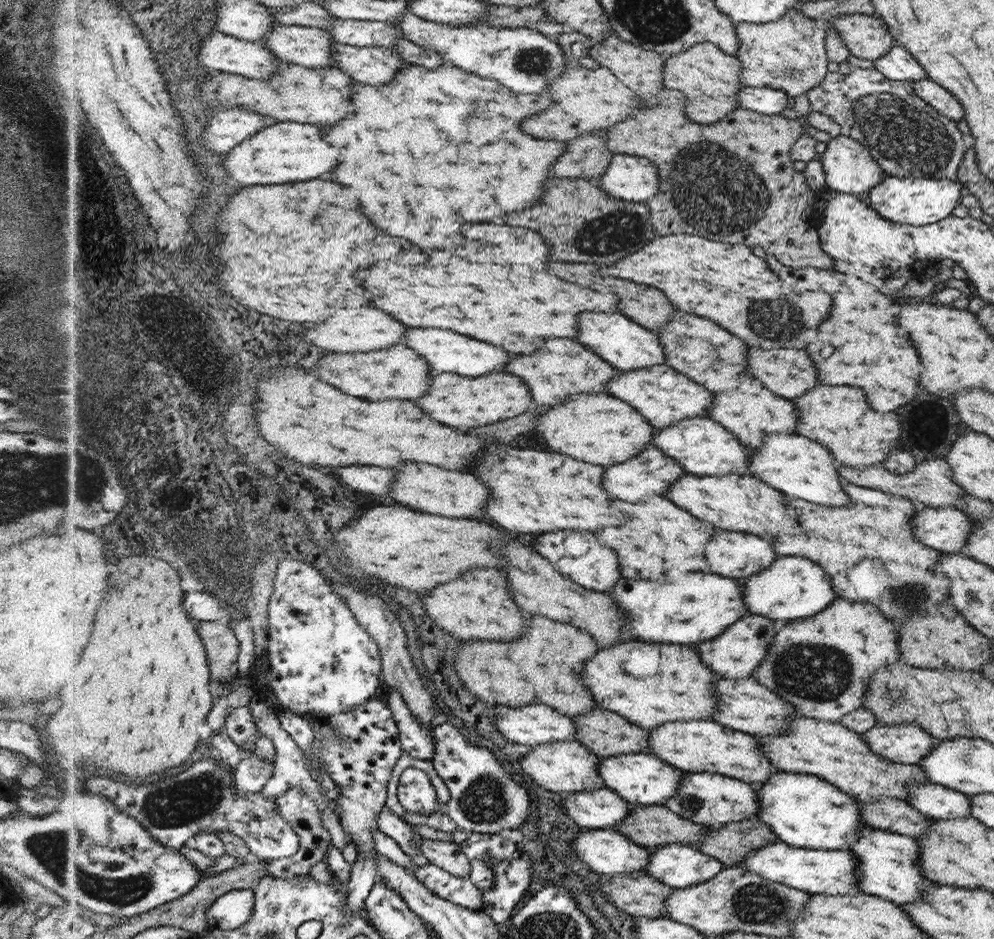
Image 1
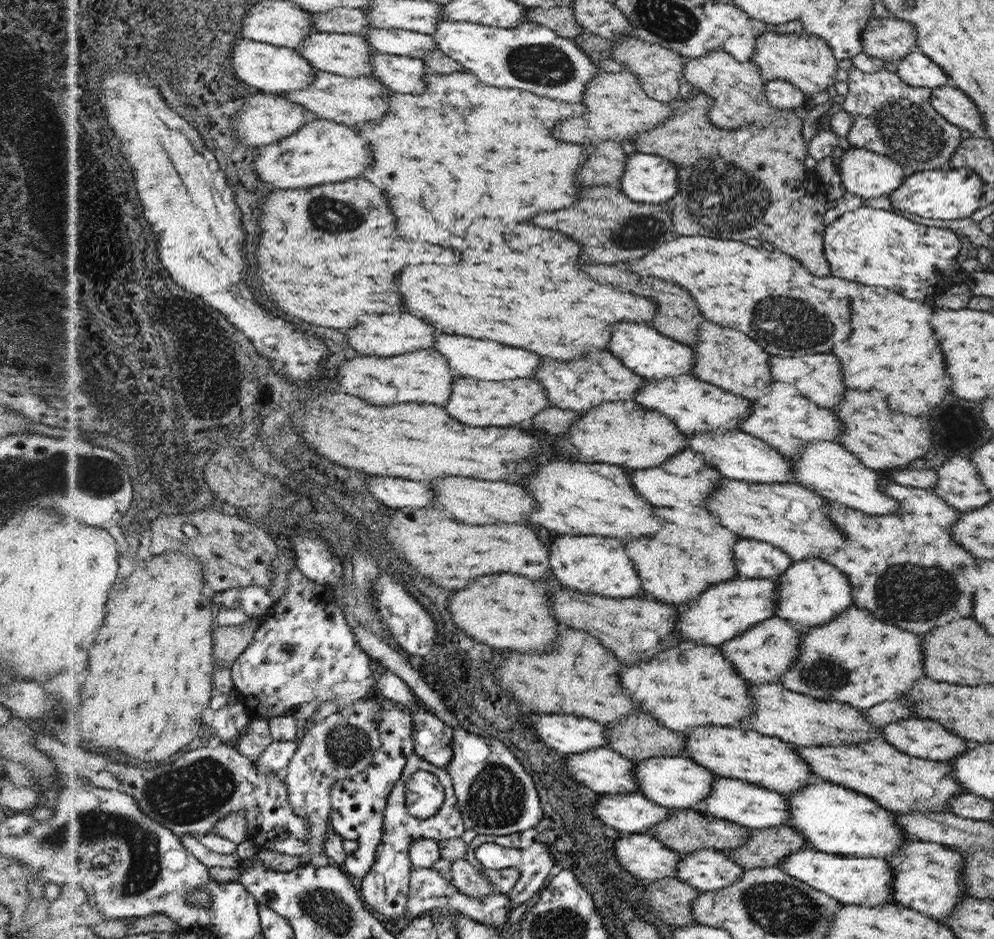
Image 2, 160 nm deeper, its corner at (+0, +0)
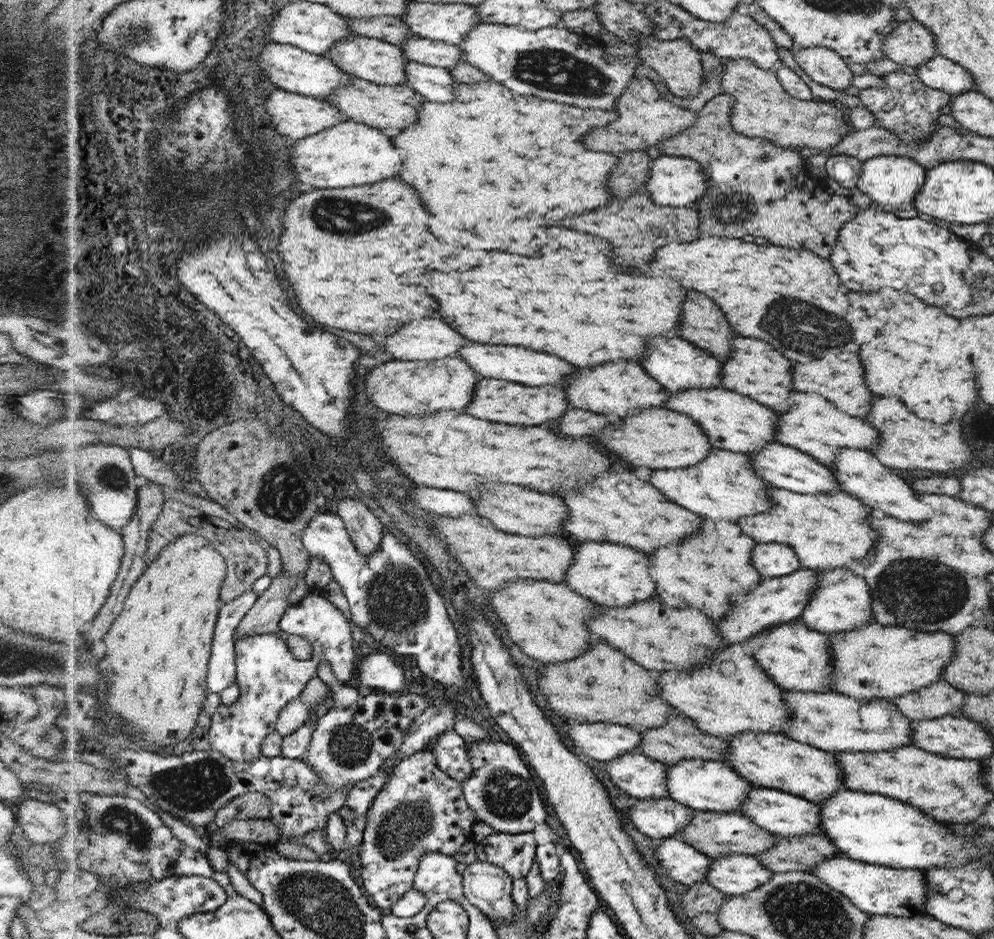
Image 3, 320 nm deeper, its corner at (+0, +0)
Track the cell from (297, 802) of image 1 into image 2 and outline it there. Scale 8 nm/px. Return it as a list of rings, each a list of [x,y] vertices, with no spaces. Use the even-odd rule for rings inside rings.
[[[364,698],[315,723],[301,741],[299,752],[295,754],[290,766],[286,768],[284,774],[290,785],[291,803],[296,812],[310,824],[314,846],[311,852],[304,856],[304,863],[299,867],[310,865],[310,859],[323,852],[323,842],[331,833],[331,788],[339,780],[364,772],[373,762],[375,751],[381,747],[381,734],[375,714],[386,706],[389,705],[386,702],[378,703],[376,698]]]

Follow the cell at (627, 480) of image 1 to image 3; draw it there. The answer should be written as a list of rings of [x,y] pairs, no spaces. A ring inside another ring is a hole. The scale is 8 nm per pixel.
[[[713,448],[711,453],[698,465],[666,470],[656,469],[650,476],[650,482],[662,494],[666,494],[666,498],[672,498],[672,502],[715,521],[726,520],[736,524],[740,518],[762,514],[773,507],[769,499],[771,497],[771,483],[757,474],[751,458],[744,453],[733,453],[729,450]]]

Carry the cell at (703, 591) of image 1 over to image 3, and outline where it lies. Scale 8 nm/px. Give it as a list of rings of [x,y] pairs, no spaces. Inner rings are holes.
[[[801,568],[796,573],[777,578],[764,579],[754,592],[750,592],[748,596],[740,596],[732,608],[732,614],[728,618],[724,618],[718,624],[718,630],[722,632],[722,636],[730,642],[742,642],[746,636],[752,636],[772,624],[780,624],[780,622],[791,622],[802,617],[804,610],[807,609],[808,602],[811,601],[813,592],[817,589],[819,583],[818,572]]]

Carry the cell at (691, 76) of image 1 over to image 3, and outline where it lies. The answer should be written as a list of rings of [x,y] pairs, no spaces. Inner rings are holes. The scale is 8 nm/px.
[[[747,59],[724,62],[720,82],[725,94],[733,96],[732,127],[750,138],[767,139],[787,148],[831,150],[853,129],[849,125],[846,109],[838,103],[800,100],[784,90],[778,75],[772,69],[756,66]]]

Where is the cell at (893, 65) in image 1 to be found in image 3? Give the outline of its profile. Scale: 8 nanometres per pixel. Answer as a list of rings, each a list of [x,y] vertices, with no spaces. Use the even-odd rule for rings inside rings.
[[[936,55],[917,68],[917,75],[924,86],[942,90],[952,96],[971,92],[976,88],[974,76],[960,64]]]

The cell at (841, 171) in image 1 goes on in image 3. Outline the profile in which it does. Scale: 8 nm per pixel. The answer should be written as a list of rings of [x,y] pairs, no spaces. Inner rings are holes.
[[[874,156],[863,162],[863,171],[859,176],[856,188],[885,209],[909,208],[915,201],[916,195],[923,189],[928,168],[910,157]]]

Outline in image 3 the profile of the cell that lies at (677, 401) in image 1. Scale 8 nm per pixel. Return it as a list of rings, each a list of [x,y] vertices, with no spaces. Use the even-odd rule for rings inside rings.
[[[723,386],[704,390],[692,387],[682,392],[672,392],[672,396],[667,400],[666,408],[695,419],[703,427],[703,431],[716,449],[748,455],[756,453],[769,442],[775,441],[778,412],[774,408],[756,402],[748,395],[738,394]]]

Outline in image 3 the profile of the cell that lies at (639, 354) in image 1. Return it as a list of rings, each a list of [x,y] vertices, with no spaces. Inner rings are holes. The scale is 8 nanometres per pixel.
[[[650,338],[648,356],[638,362],[652,378],[663,384],[671,392],[682,392],[692,387],[698,390],[723,386],[723,361],[714,358],[708,350],[680,338]]]

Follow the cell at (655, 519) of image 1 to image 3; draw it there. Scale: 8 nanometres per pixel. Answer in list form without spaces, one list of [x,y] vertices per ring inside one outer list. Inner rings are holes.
[[[704,520],[700,536],[692,536],[682,546],[666,546],[650,556],[656,574],[656,592],[668,607],[698,608],[712,620],[722,620],[730,610],[730,600],[752,592],[763,580],[752,563],[756,542],[729,521]]]

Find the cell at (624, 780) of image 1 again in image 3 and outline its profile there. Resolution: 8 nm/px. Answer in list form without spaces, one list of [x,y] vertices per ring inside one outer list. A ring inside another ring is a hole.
[[[681,760],[667,767],[670,798],[697,811],[737,812],[754,785],[724,761]]]

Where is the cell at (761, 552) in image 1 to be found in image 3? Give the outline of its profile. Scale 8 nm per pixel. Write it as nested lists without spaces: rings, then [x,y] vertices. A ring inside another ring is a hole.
[[[778,542],[756,544],[752,563],[764,579],[784,577],[803,568],[799,555],[790,546]]]

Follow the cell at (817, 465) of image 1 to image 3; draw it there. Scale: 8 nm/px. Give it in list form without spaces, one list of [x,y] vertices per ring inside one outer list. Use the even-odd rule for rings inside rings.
[[[843,448],[837,452],[833,470],[841,490],[846,491],[874,512],[890,519],[899,520],[903,524],[924,522],[933,515],[933,508],[919,498],[919,495],[902,476],[898,476],[892,468],[884,466],[879,458],[869,451],[856,448]]]

